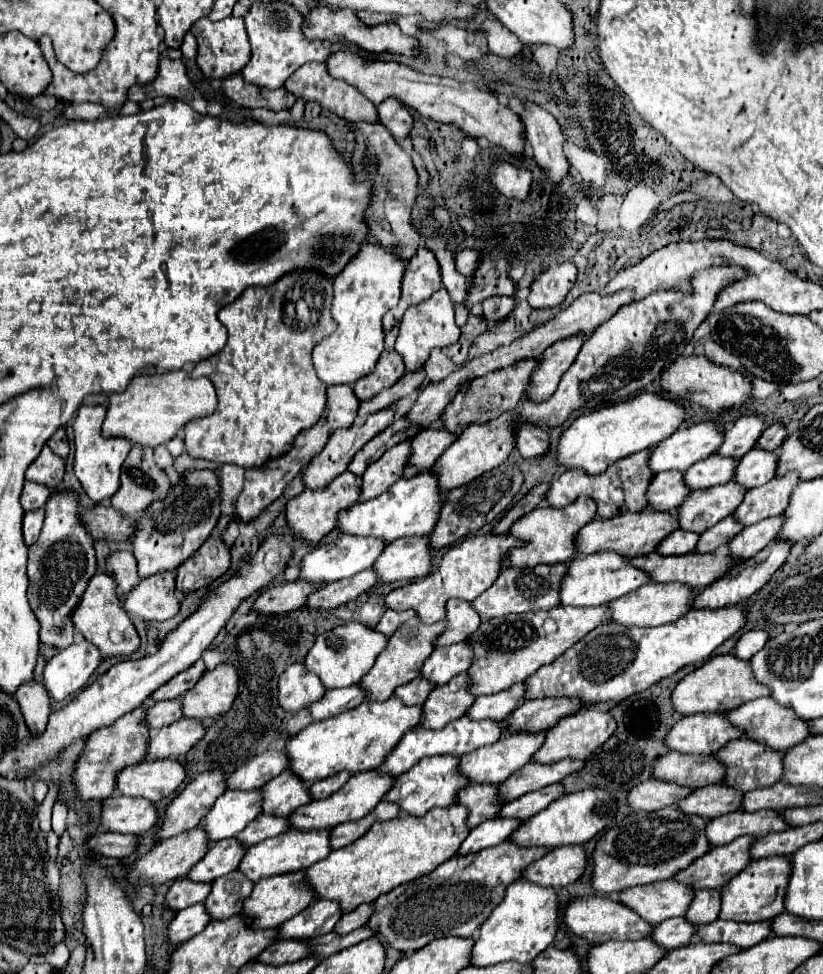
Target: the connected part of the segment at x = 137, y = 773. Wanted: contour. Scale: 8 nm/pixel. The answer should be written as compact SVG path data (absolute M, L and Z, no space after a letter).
M152 759L126 767L118 775L116 787L120 793L130 797L144 797L150 801L160 801L172 795L186 777L186 769L176 759Z

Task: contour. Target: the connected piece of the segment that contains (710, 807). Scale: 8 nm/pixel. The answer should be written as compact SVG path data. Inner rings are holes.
M706 785L688 795L684 801L680 801L680 807L684 809L684 813L714 819L718 815L740 811L742 795L744 795L742 791L730 785Z

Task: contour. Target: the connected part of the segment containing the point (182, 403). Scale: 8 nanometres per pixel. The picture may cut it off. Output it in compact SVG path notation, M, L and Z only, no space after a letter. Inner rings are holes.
M186 371L164 375L134 377L124 393L112 393L102 425L102 437L122 437L138 447L158 447L168 443L176 433L196 417L206 417L216 411L216 391L208 377L192 379Z

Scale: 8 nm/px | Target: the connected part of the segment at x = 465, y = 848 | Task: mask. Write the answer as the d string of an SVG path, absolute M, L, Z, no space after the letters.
M492 819L492 821L484 821L482 825L474 827L470 831L470 835L466 837L466 841L462 843L458 855L468 855L468 853L478 853L486 847L494 847L504 843L506 839L510 839L510 835L514 833L514 829L520 827L520 819Z

